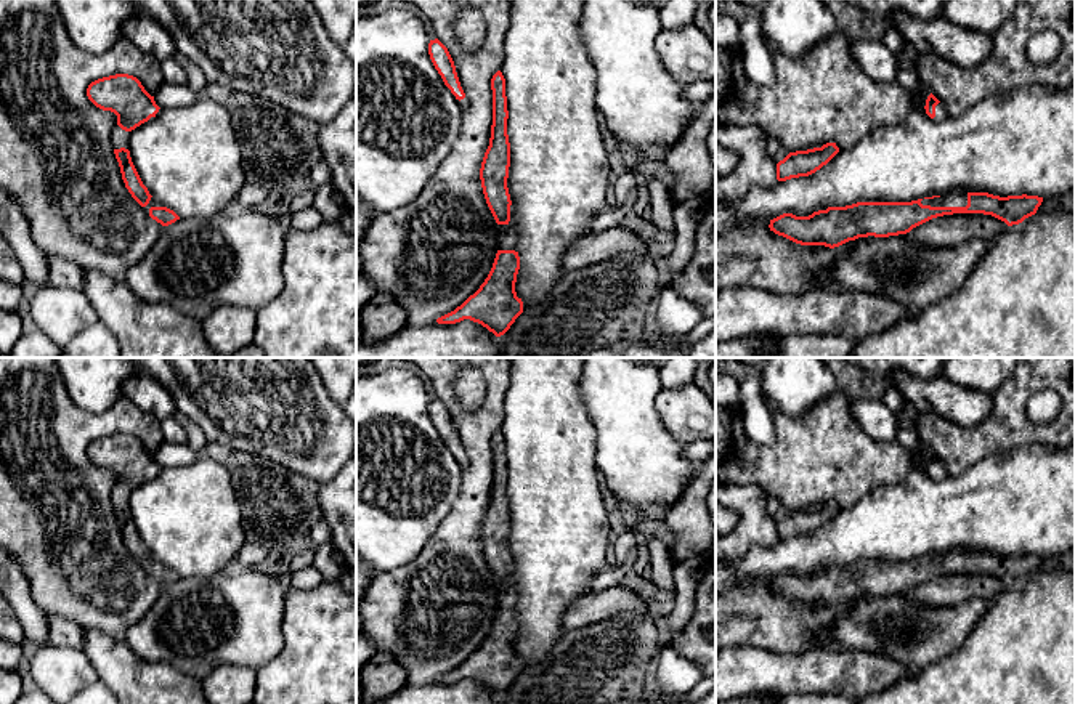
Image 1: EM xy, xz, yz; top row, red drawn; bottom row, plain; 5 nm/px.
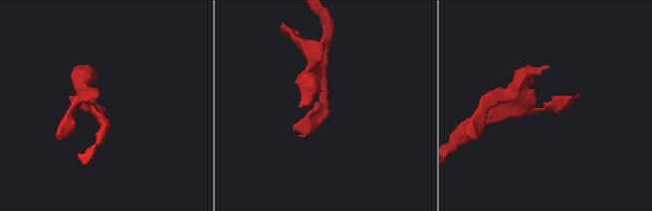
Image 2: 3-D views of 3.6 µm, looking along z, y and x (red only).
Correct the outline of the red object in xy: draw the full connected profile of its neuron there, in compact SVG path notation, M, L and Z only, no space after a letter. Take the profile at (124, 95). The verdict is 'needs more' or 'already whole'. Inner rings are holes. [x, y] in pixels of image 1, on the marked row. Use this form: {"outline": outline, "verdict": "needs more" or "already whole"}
{"outline": "M116 74L91 82L87 88L88 99L103 111L117 115L117 125L111 131L111 143L120 167L122 180L132 197L143 210L162 226L168 226L180 216L162 207L143 184L130 157L130 135L141 123L156 117L159 106L141 82L128 74Z", "verdict": "needs more"}

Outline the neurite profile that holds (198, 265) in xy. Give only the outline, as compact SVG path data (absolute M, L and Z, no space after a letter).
M260 207L180 218L164 226L152 249L130 266L125 285L143 301L165 303L197 321L226 305L257 311L284 287L284 241L286 228Z

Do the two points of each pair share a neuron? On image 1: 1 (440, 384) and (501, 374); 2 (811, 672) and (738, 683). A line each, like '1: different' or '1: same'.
1: same
2: same

